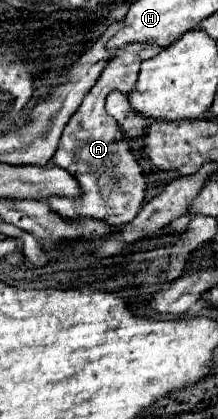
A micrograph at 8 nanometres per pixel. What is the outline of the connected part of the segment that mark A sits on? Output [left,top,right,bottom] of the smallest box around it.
[48,43,160,225]

